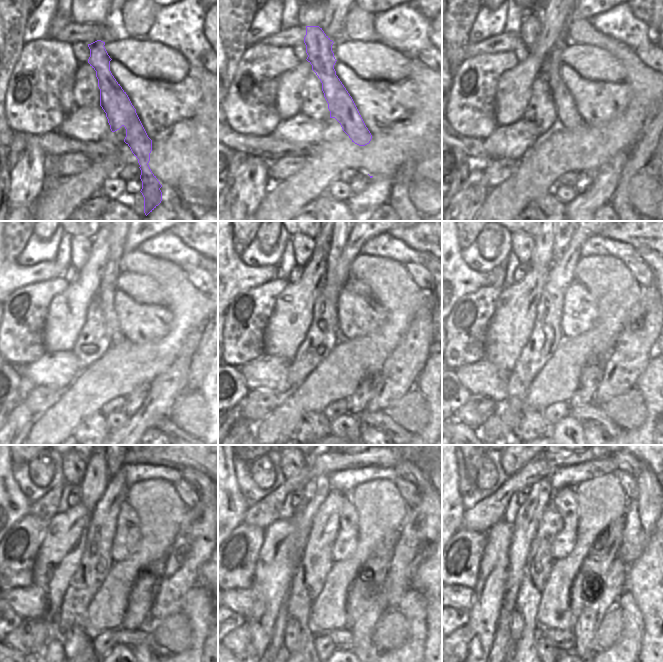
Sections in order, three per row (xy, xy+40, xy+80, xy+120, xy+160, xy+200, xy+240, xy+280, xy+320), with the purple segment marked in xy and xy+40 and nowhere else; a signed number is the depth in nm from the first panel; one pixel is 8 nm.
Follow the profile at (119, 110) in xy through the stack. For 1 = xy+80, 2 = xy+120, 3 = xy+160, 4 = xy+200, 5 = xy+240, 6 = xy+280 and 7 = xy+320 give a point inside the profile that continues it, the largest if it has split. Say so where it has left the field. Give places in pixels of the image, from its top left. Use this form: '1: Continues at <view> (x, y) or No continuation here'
1: Continues at xy+80 (568, 116)
2: Continues at xy+120 (105, 295)
3: Continues at xy+160 (304, 246)
4: Continues at xy+200 (523, 244)
5: Continues at xy+240 (74, 466)
6: Continues at xy+280 (291, 465)
7: Continues at xy+320 (511, 465).

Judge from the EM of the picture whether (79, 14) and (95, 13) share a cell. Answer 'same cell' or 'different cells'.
same cell

